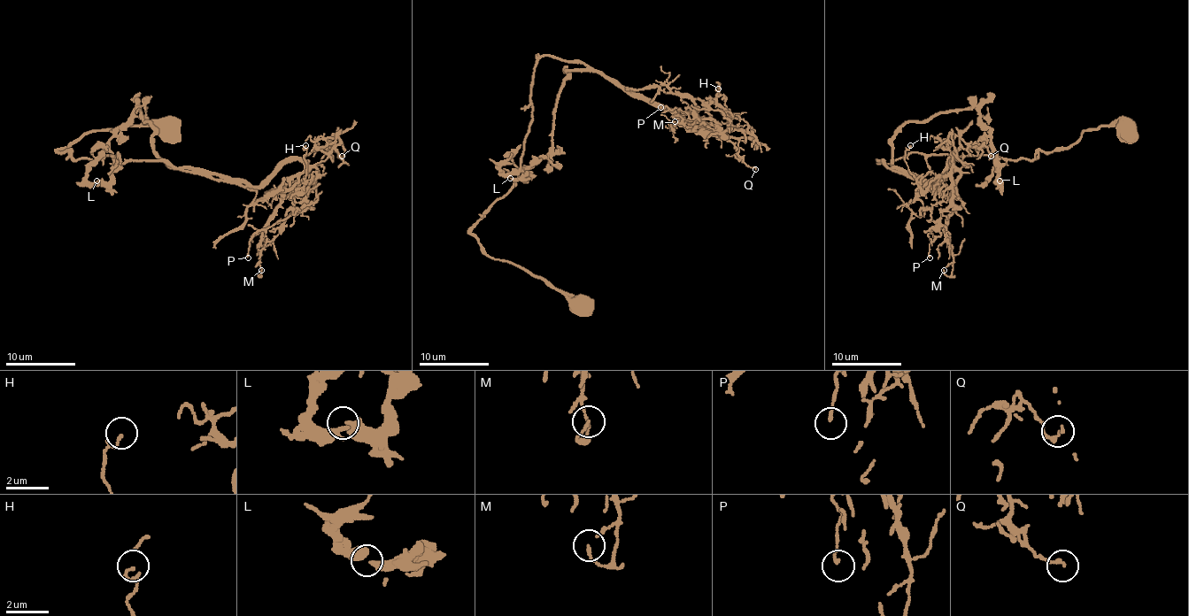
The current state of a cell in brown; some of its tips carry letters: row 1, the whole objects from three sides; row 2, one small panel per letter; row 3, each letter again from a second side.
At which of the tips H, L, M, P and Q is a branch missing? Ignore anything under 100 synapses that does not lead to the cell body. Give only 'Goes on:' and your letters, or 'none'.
Goes on: none

